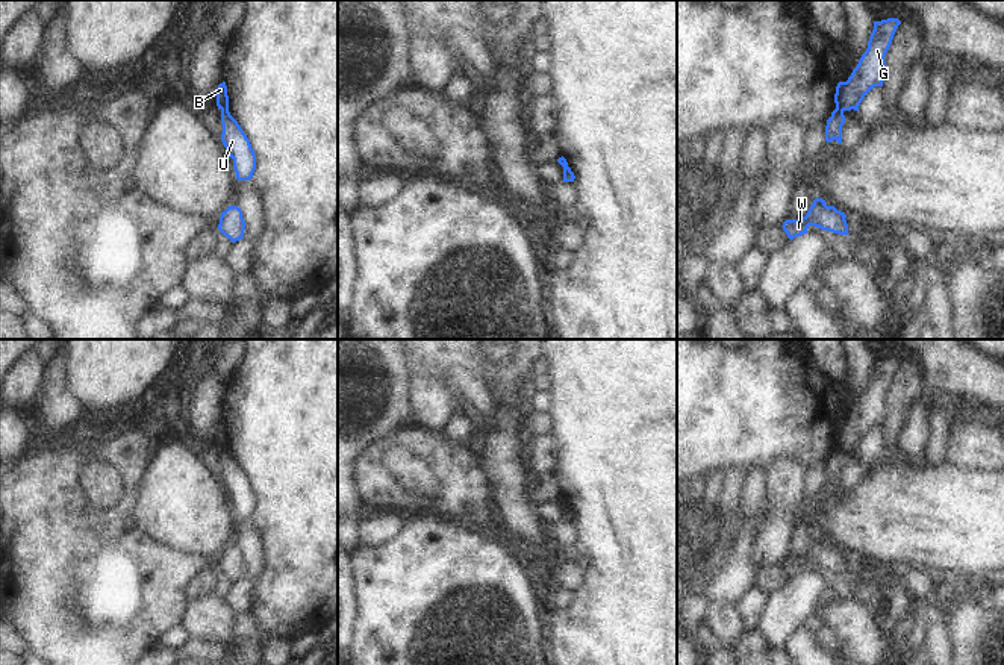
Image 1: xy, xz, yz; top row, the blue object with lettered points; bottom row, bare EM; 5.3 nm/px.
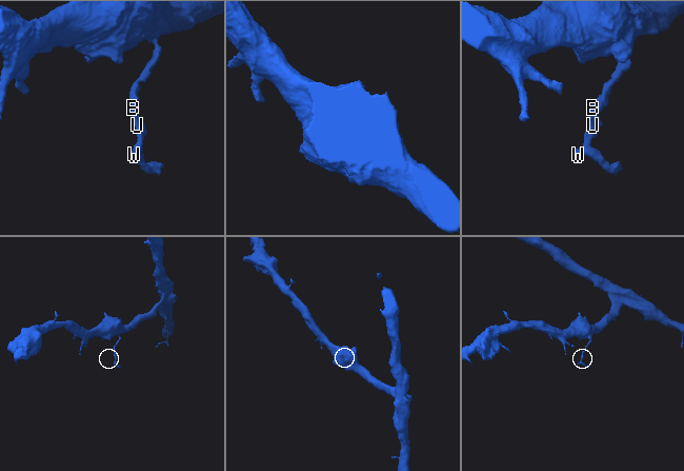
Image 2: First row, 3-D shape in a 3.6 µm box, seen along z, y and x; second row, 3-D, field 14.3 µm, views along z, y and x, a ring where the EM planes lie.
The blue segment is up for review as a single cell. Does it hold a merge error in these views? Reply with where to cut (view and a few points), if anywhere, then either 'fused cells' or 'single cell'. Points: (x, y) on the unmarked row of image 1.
xy (221, 449), (227, 450) | fused cells

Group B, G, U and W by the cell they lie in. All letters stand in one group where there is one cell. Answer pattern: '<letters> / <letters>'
B G / U W

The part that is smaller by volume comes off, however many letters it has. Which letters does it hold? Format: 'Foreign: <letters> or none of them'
Foreign: U, W

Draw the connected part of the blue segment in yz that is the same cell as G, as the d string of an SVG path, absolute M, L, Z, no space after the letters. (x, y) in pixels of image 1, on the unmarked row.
M898 357L874 361L874 370L869 376L866 391L862 394L848 420L839 421L836 426L836 448L842 451L854 448L859 451L865 435L874 426L883 426L886 417L884 397L900 364L901 361Z

